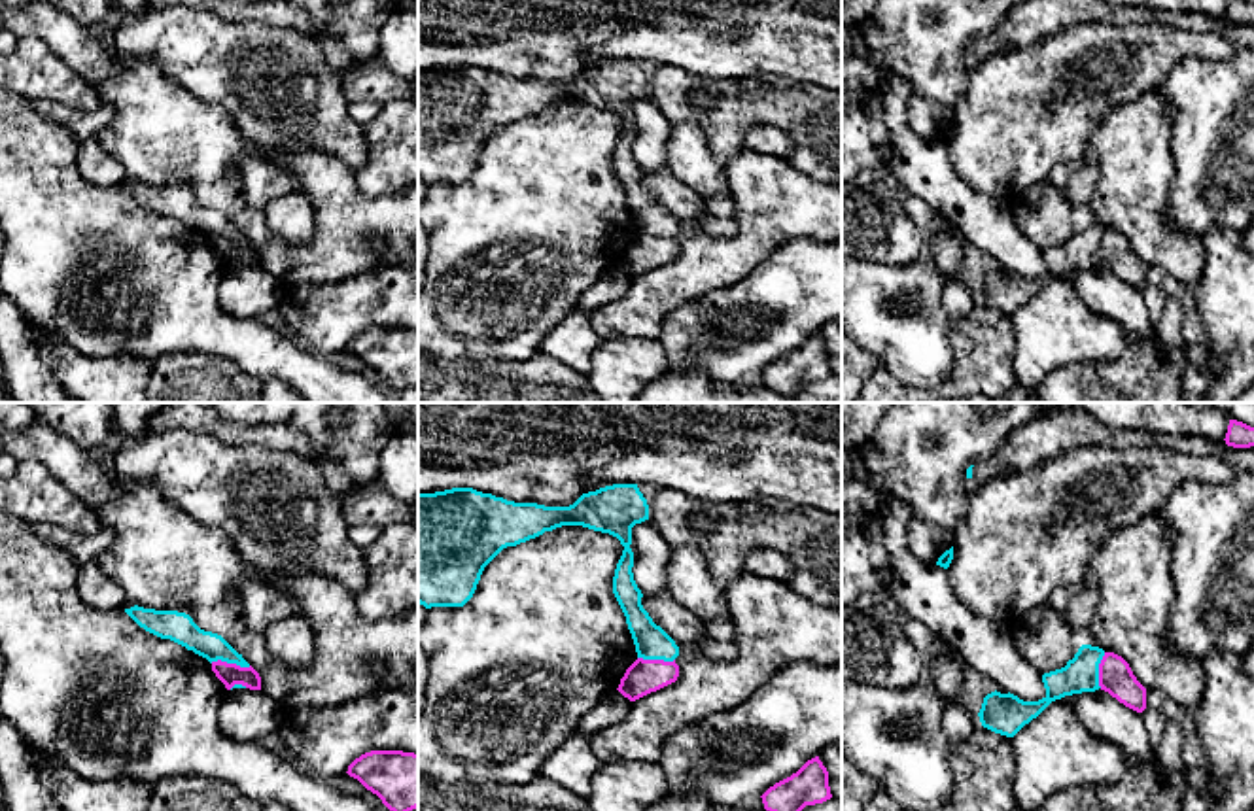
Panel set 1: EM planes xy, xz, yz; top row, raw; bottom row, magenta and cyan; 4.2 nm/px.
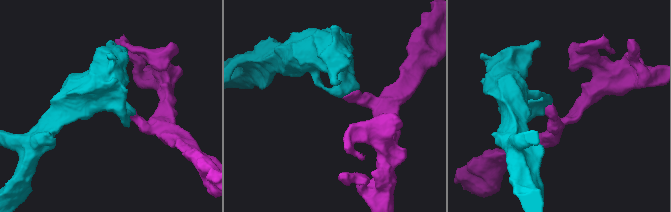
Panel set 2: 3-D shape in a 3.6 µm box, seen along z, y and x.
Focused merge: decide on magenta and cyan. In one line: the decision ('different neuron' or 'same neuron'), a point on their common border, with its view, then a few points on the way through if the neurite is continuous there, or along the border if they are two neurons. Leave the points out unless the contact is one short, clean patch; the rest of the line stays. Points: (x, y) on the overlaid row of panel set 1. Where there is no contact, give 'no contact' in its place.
different neuron; contact xy (231, 664); border xy (210, 662), (224, 660), (250, 666)

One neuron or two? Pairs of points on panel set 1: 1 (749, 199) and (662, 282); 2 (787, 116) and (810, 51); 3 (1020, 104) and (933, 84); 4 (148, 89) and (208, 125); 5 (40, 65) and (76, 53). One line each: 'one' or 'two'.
1: one
2: two
3: two
4: one
5: two

